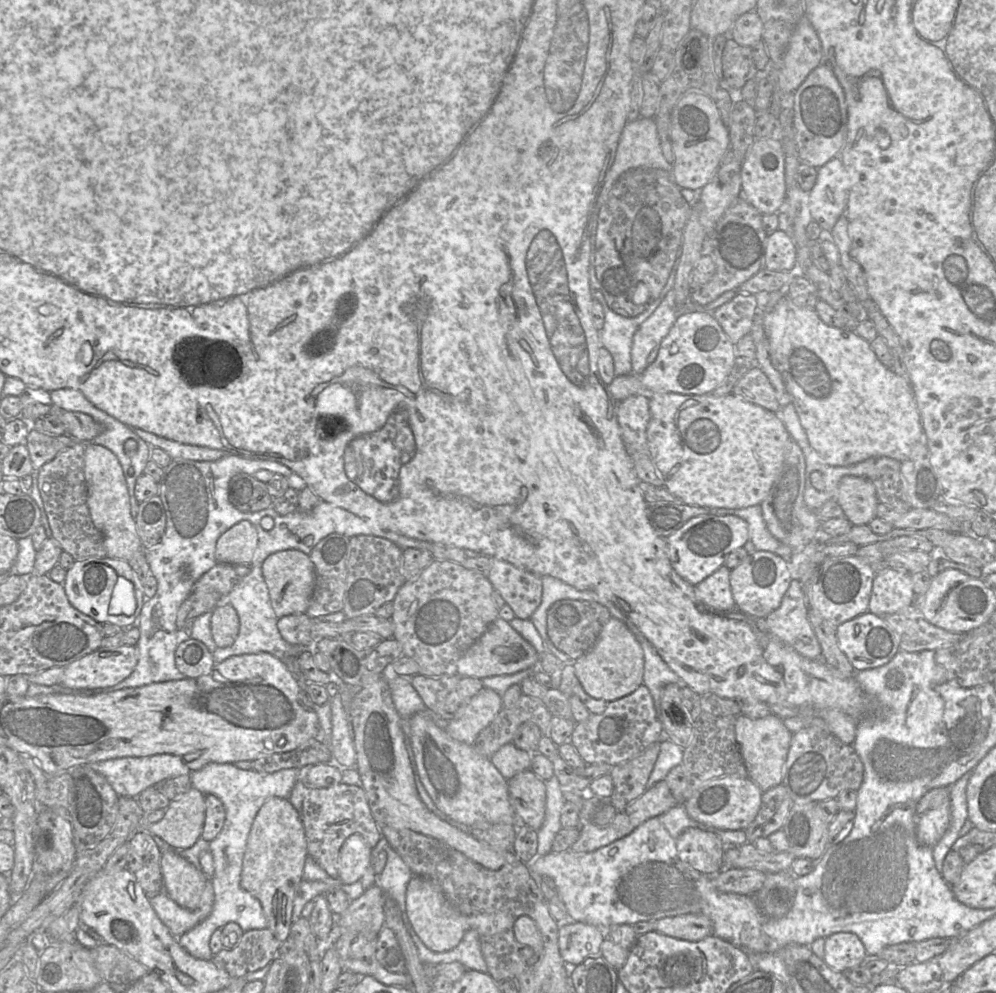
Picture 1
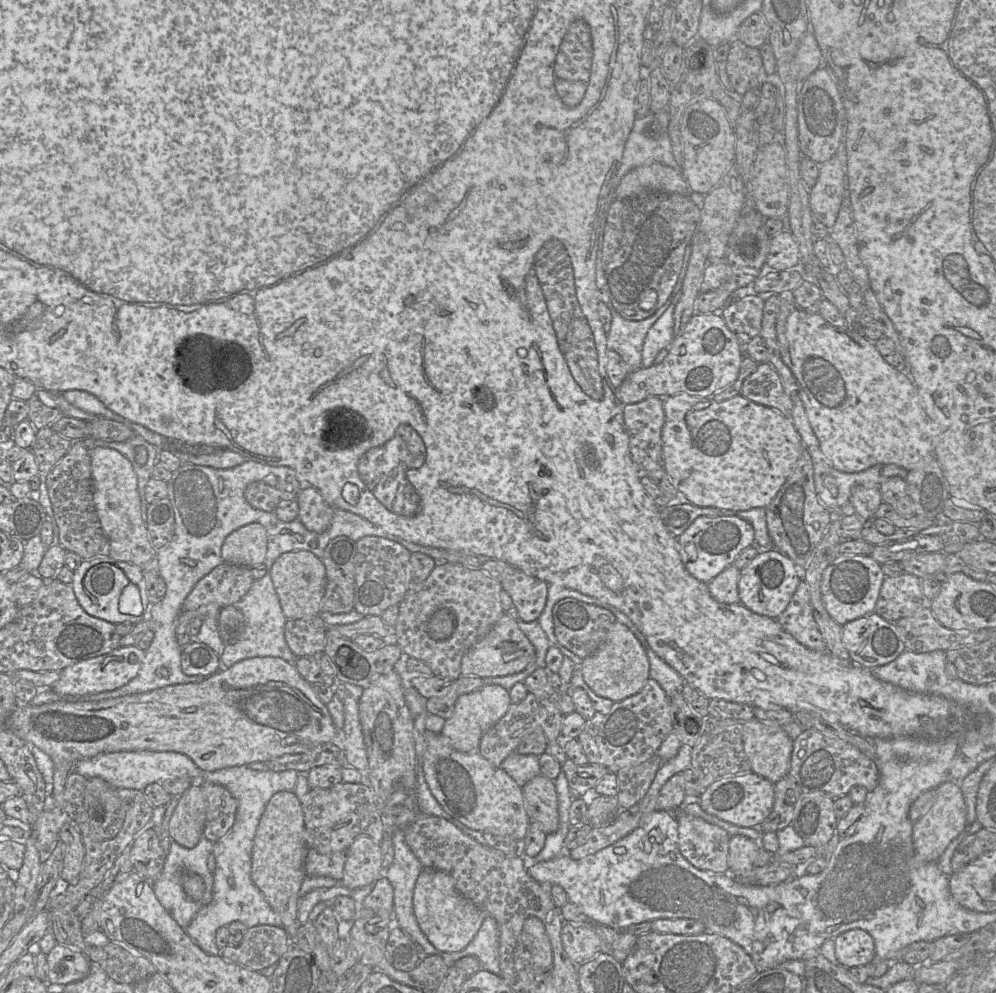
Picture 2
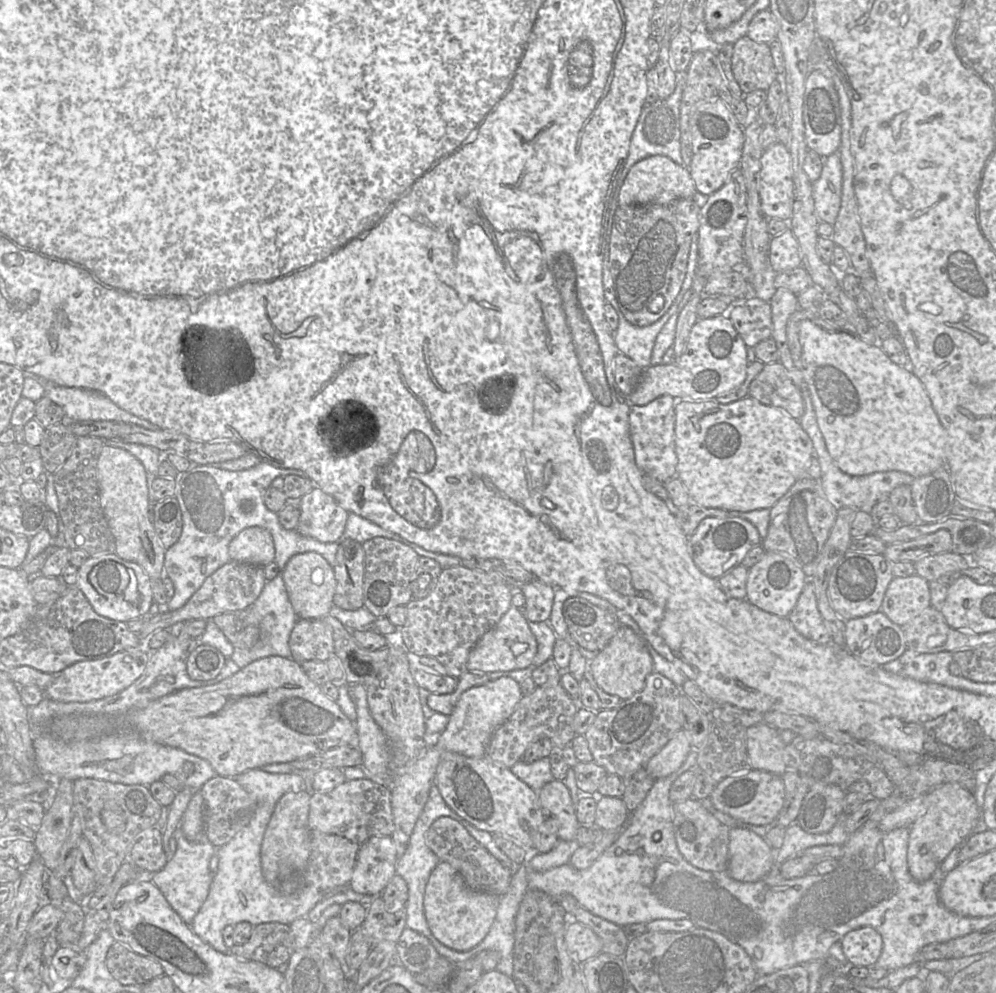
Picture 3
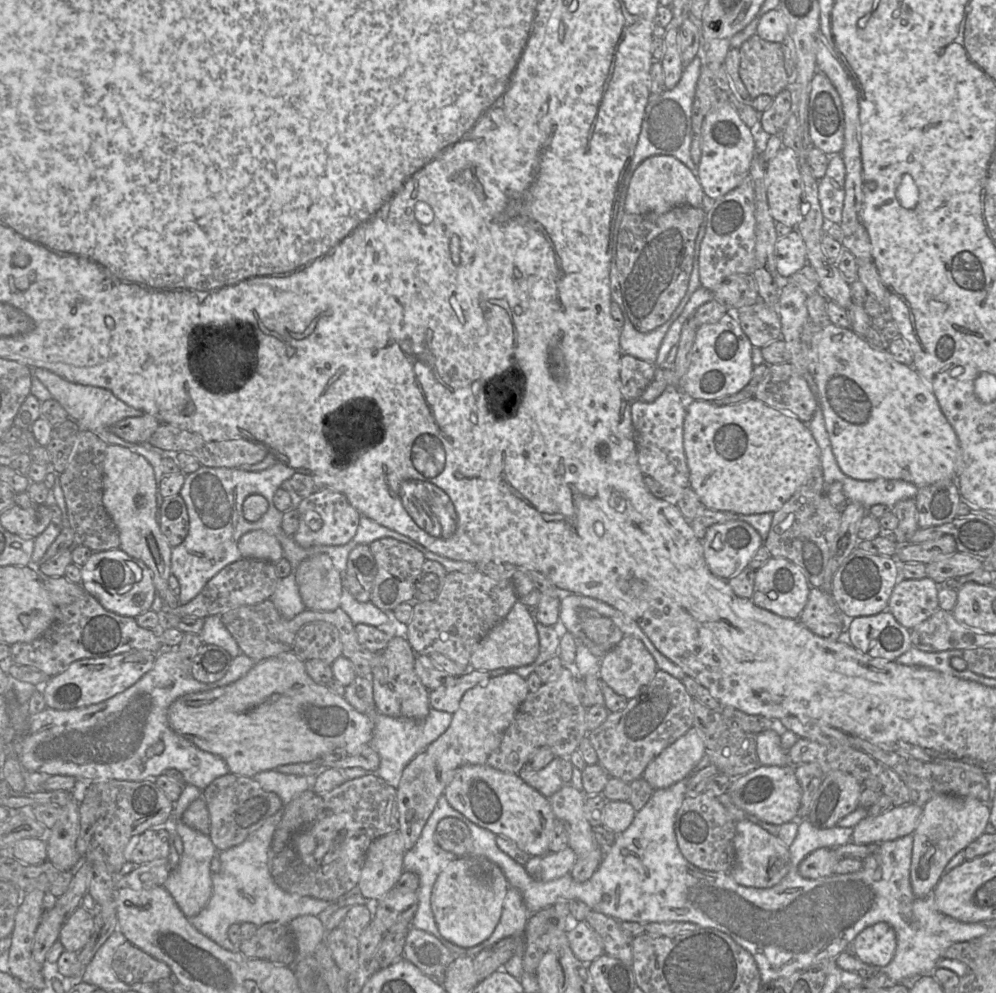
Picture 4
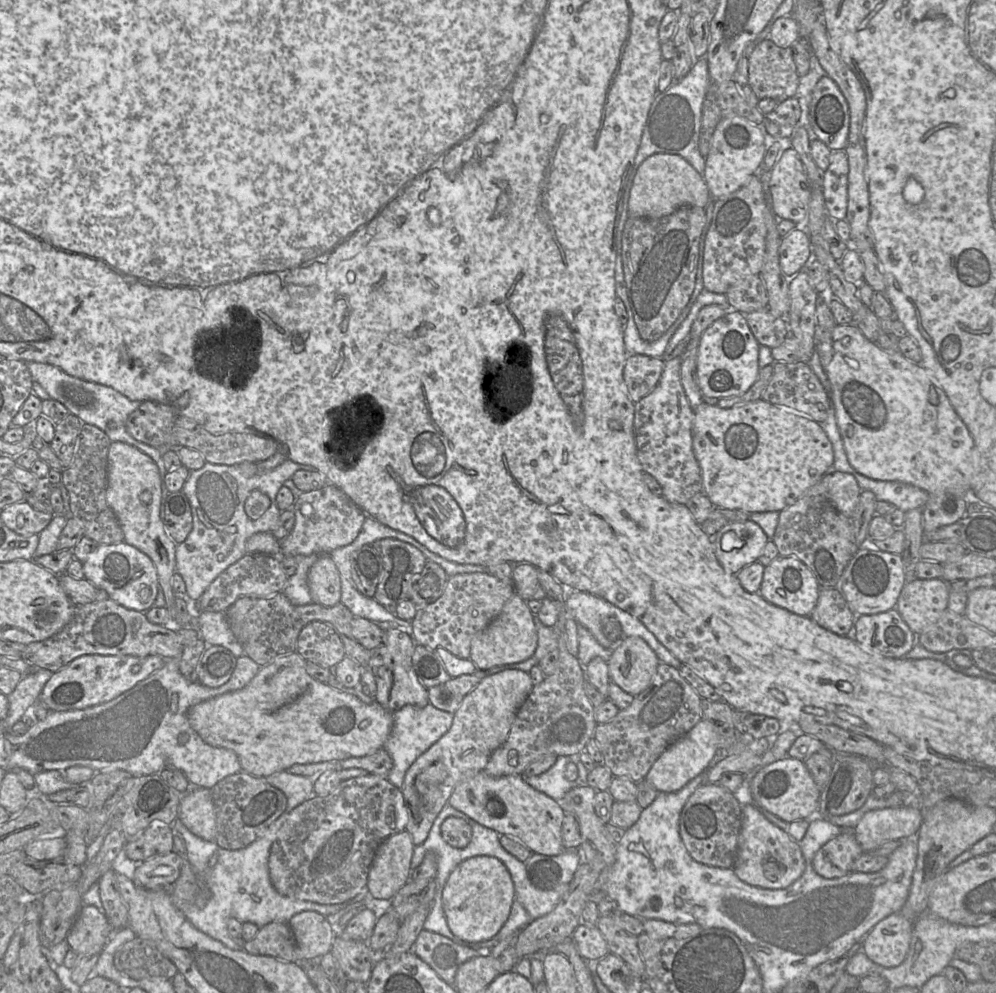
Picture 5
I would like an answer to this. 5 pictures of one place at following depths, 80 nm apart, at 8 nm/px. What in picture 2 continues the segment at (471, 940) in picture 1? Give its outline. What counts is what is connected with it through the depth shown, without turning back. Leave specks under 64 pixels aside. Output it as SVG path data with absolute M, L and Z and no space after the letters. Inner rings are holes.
M487 915L472 941L460 951L441 951L441 954L435 954L429 952L423 943L420 943L419 941L415 942L422 947L427 956L441 956L447 965L451 966L454 962L465 956L476 956L482 964L482 970L500 975L498 955L499 930L497 922L492 916Z

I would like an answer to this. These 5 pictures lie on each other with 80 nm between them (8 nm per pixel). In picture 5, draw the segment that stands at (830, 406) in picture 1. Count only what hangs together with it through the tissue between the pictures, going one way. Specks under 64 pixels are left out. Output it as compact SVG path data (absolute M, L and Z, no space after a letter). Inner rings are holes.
M855 323L850 325L836 325L828 332L823 342L818 343L821 365L830 381L830 391L833 410L836 416L837 425L843 441L844 449L851 466L860 474L875 480L898 481L916 486L929 494L953 493L964 495L971 489L974 476L980 469L980 456L974 440L966 425L953 409L946 393L932 375L920 364L906 359L900 351L886 352L870 341L861 332Z

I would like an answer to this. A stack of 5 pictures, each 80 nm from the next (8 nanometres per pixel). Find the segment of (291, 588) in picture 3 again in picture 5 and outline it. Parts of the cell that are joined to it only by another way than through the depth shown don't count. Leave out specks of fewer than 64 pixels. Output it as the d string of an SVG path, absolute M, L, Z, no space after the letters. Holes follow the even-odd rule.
M322 555L310 567L307 584L313 603L331 607L340 602L340 573L330 556Z

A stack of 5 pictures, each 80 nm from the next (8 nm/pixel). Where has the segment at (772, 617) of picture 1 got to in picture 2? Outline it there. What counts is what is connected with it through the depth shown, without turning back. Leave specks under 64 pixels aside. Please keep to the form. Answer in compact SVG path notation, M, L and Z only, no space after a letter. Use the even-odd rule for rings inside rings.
M800 580L786 609L776 618L780 626L804 647L826 651L826 645L814 620L809 589L805 580Z

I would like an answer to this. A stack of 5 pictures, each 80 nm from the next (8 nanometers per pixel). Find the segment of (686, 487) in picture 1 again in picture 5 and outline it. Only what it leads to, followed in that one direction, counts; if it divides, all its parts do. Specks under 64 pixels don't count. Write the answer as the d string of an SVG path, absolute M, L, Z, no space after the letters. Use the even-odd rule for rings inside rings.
M757 400L733 408L721 408L716 405L716 401L705 401L694 411L693 451L702 472L703 493L718 508L739 510L746 513L780 512L795 503L809 488L817 484L834 462L833 446L822 426L796 410L784 409L769 402Z

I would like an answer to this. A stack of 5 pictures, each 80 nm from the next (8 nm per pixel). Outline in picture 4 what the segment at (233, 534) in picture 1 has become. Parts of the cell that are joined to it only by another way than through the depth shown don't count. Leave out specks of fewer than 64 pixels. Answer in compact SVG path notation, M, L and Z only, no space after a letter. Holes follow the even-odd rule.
M252 530L242 535L238 540L238 550L242 558L272 563L283 557L283 549L278 539L264 530Z

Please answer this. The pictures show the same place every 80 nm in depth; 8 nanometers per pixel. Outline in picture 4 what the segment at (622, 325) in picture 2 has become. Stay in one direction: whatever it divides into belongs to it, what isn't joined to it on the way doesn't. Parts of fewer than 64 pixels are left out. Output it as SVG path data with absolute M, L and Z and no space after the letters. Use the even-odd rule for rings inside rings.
M684 297L670 319L650 333L639 332L627 316L620 329L620 349L622 355L630 355L648 363L655 363L661 343L670 326L682 314L691 297Z

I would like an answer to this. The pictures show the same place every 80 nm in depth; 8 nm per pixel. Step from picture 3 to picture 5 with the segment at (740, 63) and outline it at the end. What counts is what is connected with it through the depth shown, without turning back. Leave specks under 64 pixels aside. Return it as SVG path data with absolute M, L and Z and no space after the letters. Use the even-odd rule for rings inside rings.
M769 39L758 41L745 55L748 58L748 85L758 99L772 98L785 101L796 97L800 77L792 48L783 48Z

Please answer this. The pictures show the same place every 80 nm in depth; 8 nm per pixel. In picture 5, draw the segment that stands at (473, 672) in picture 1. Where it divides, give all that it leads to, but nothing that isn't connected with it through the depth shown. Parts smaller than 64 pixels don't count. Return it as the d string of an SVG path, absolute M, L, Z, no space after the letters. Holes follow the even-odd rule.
M514 594L503 606L500 614L471 641L469 659L478 670L487 671L493 667L526 661L535 652L538 642L533 614L518 594Z

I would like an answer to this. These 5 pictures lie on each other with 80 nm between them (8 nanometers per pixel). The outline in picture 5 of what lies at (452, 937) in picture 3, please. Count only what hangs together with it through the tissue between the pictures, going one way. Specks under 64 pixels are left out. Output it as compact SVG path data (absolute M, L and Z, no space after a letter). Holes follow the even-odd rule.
M474 856L451 872L442 890L443 910L452 933L469 942L482 942L496 935L509 917L515 888L505 864L493 856Z

